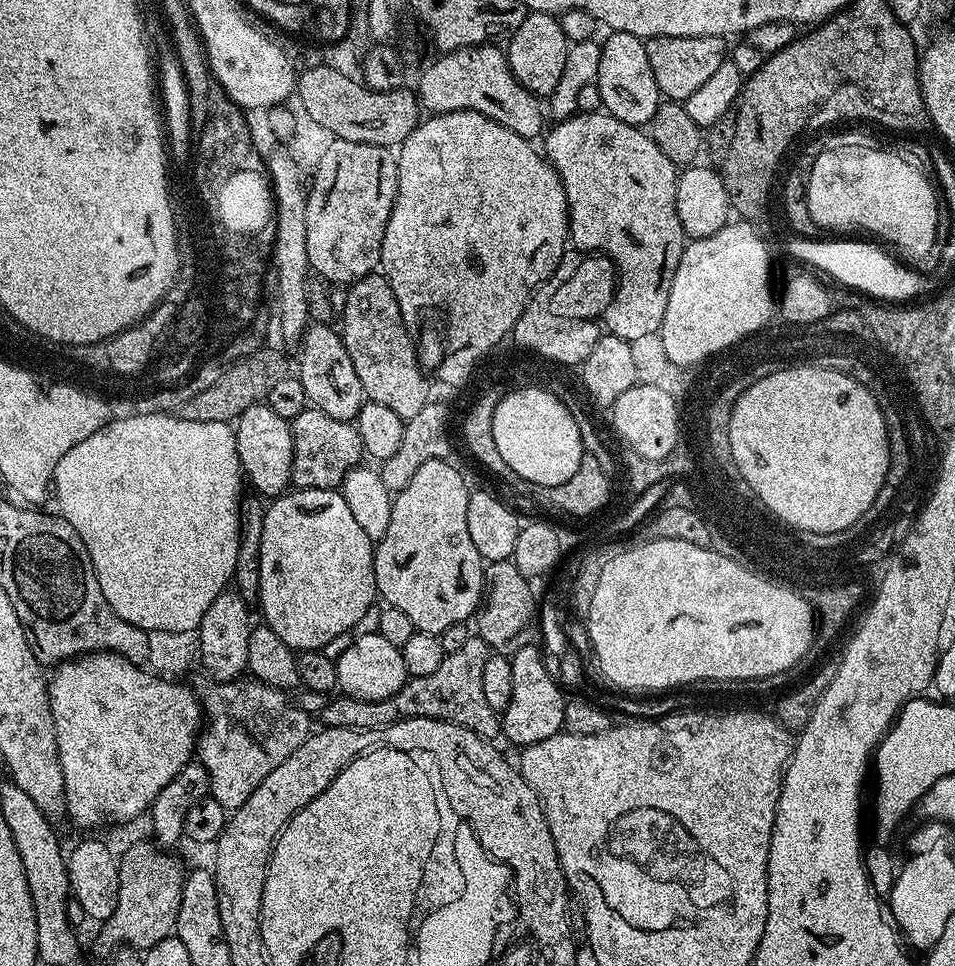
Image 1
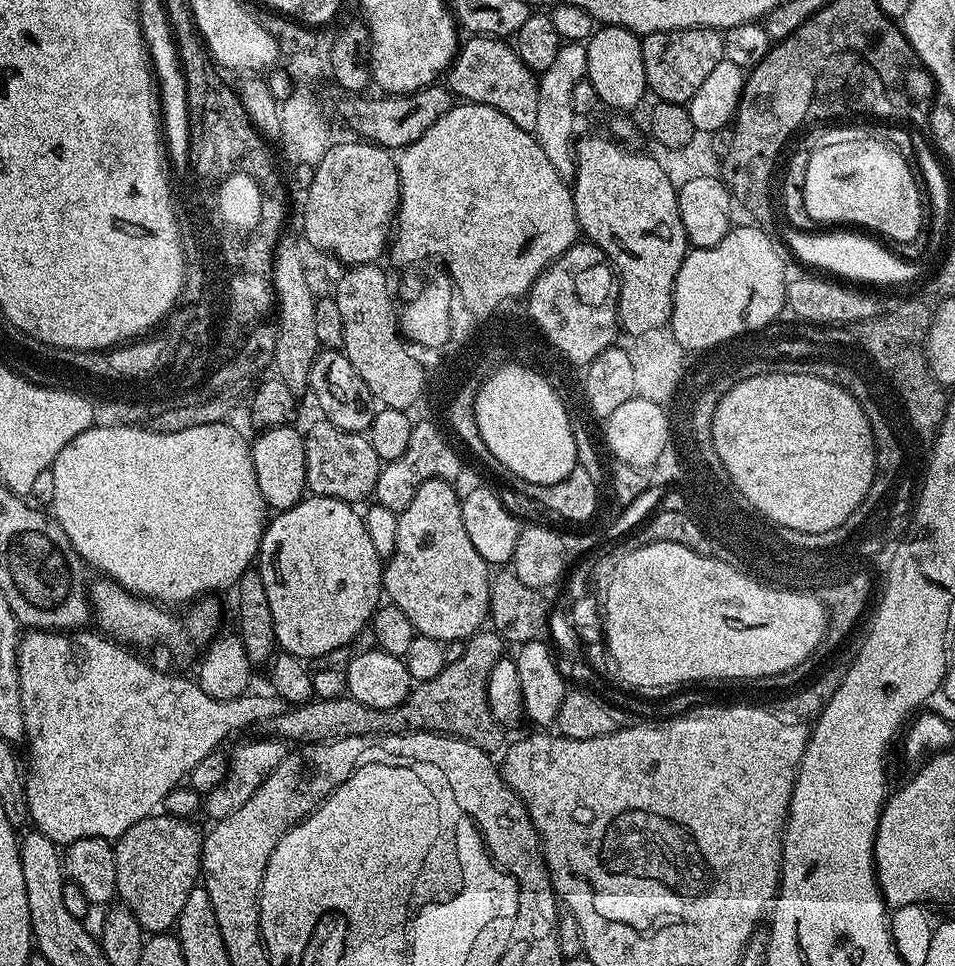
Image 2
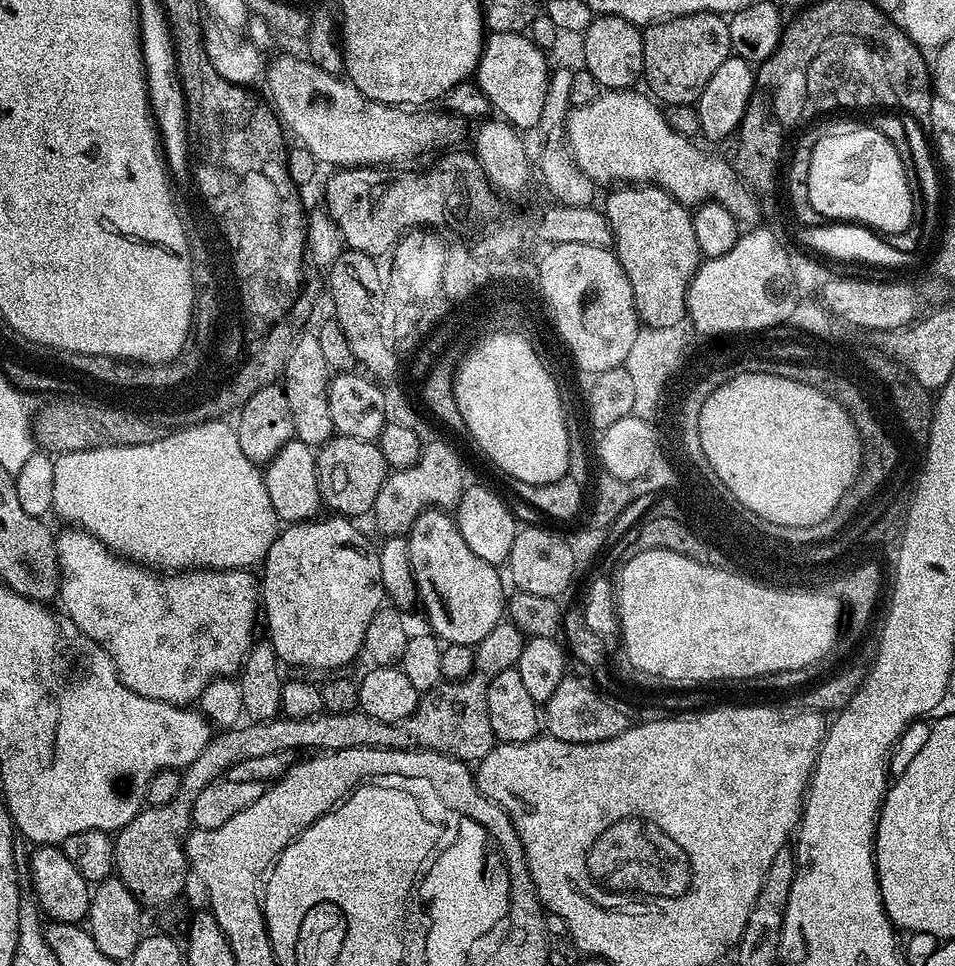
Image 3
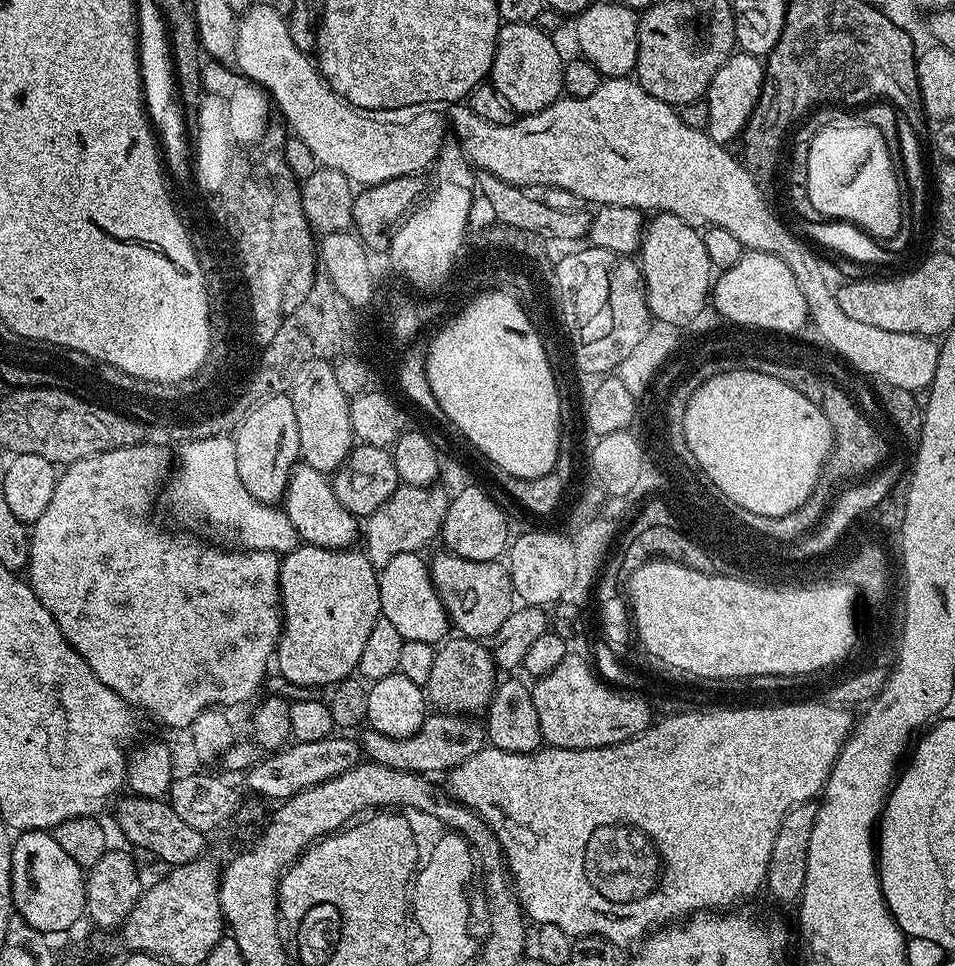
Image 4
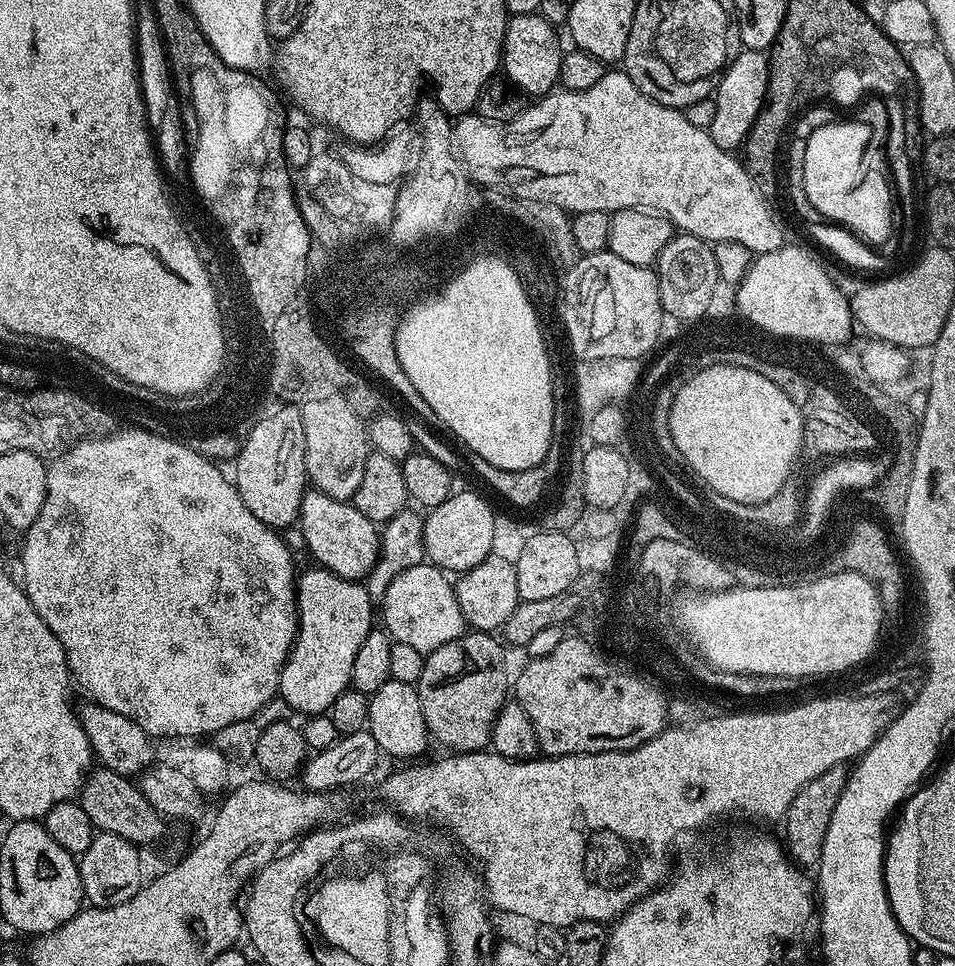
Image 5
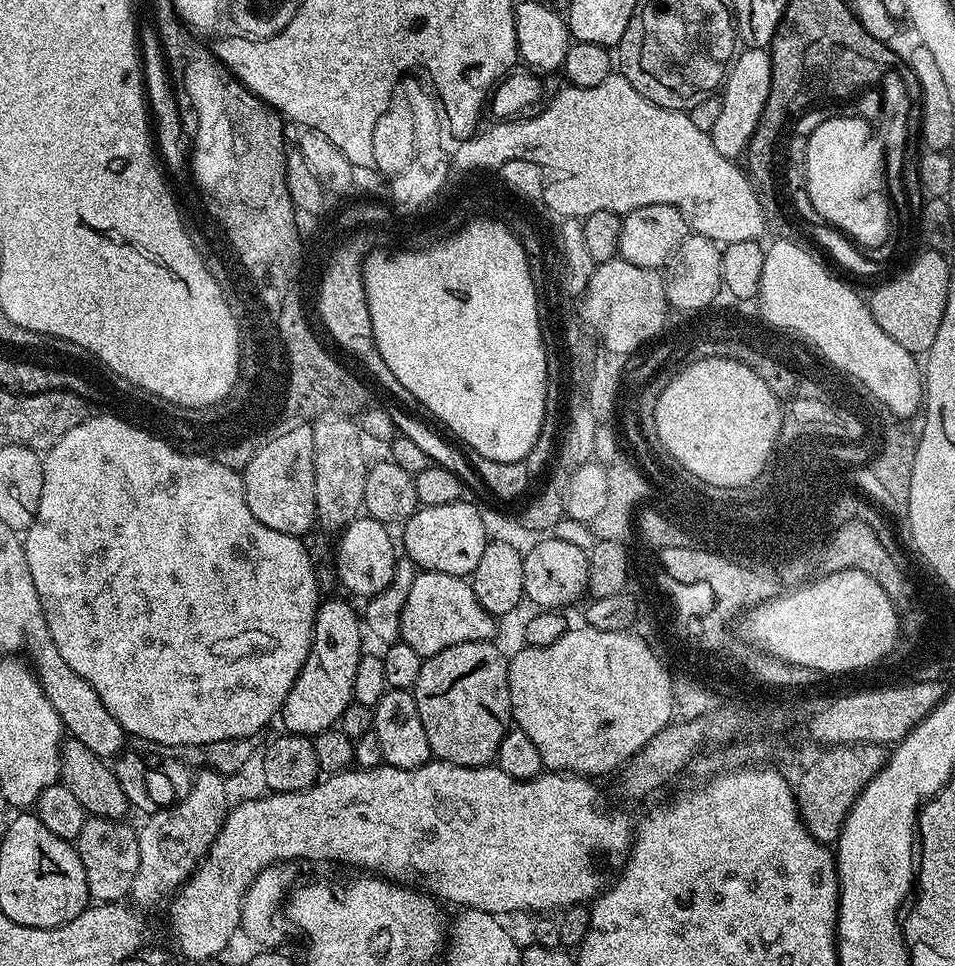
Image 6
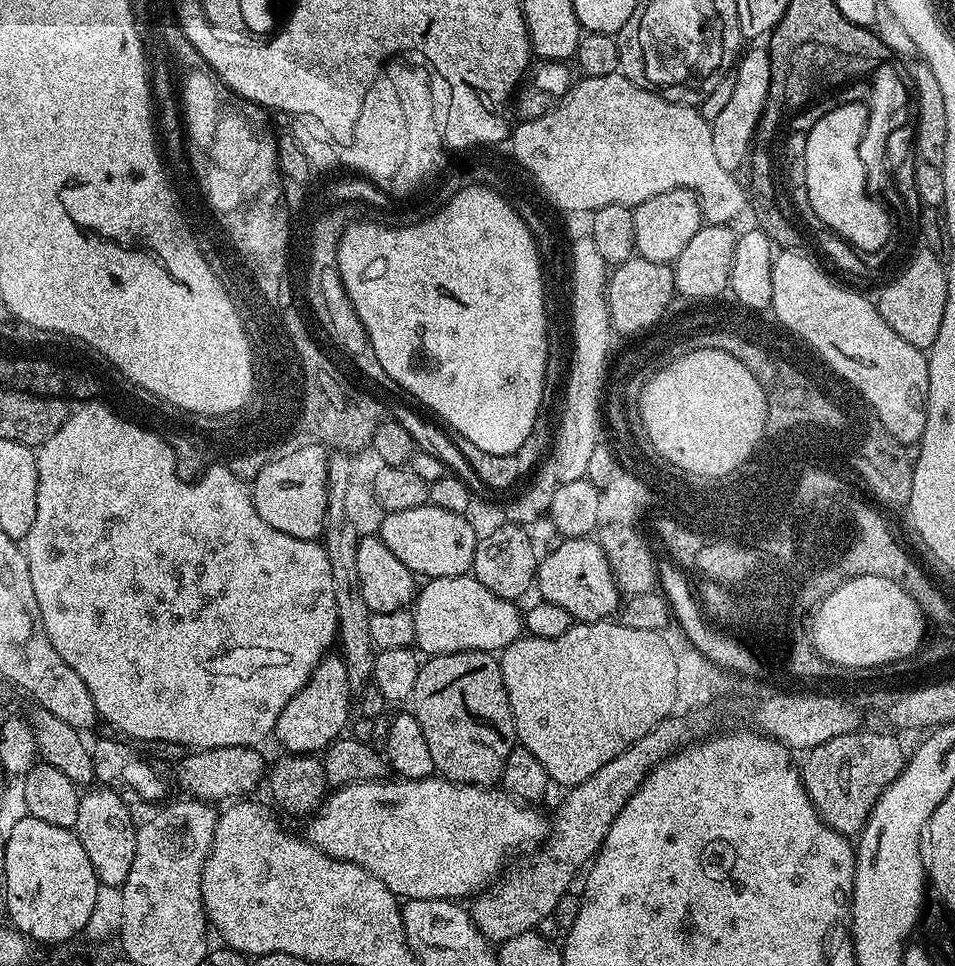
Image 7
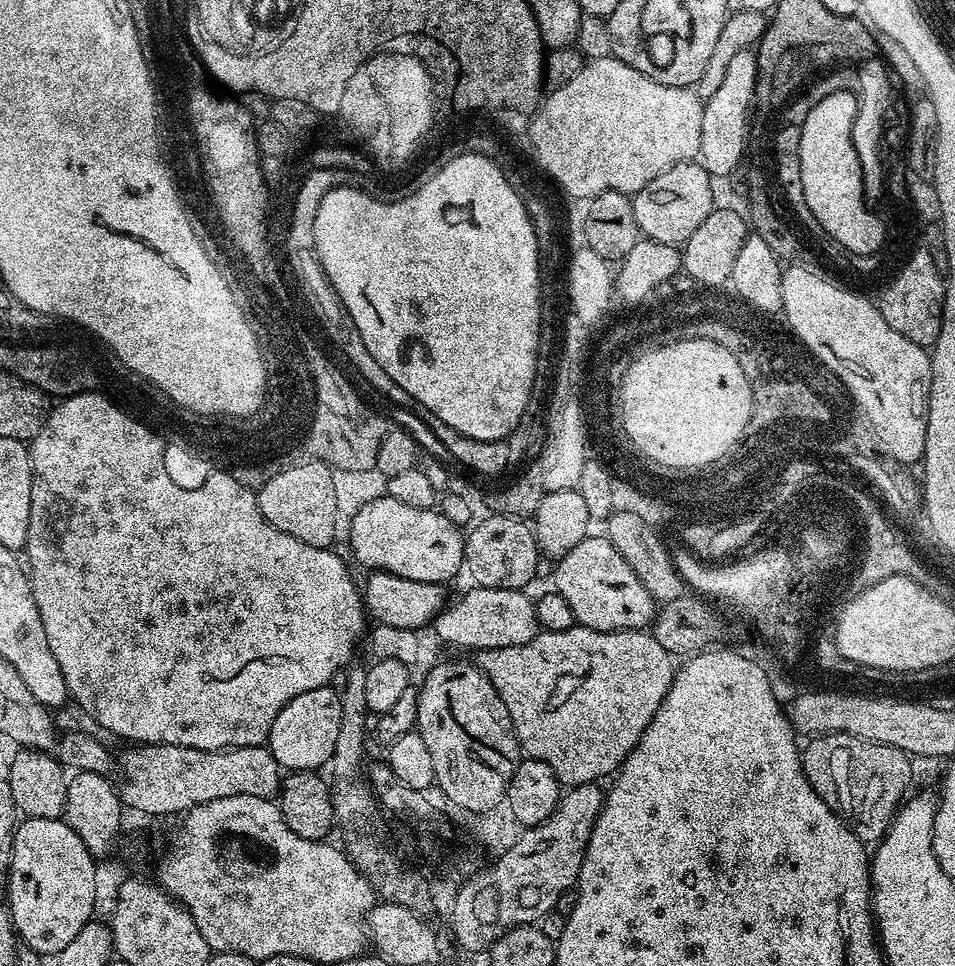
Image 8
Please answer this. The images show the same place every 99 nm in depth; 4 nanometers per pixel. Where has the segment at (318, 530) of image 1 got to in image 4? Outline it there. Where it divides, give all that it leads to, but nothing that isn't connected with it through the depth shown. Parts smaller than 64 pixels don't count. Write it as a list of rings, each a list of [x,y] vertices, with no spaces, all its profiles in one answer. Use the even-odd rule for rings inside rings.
[[[301,543],[290,552],[283,553],[280,561],[280,607],[282,609],[282,627],[280,630],[280,640],[276,644],[274,653],[275,667],[280,667],[280,672],[292,684],[297,684],[300,688],[324,688],[335,686],[341,680],[347,680],[360,667],[362,649],[366,646],[366,637],[370,630],[374,630],[374,622],[381,619],[380,614],[380,577],[377,569],[372,567],[368,557],[360,550],[347,550],[344,548],[323,548],[313,544]]]

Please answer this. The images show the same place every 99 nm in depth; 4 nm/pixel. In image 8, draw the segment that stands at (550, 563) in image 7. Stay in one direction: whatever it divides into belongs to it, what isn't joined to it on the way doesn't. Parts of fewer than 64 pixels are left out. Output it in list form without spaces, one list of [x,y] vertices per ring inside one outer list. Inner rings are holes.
[[[589,534],[584,537],[574,550],[570,550],[566,555],[559,557],[556,564],[556,584],[555,591],[570,602],[570,610],[574,610],[574,618],[577,625],[585,628],[593,628],[599,632],[631,632],[633,630],[644,630],[651,625],[657,611],[657,601],[653,600],[650,590],[642,586],[638,574],[630,570],[626,558],[618,554],[618,550],[608,541],[607,535]]]

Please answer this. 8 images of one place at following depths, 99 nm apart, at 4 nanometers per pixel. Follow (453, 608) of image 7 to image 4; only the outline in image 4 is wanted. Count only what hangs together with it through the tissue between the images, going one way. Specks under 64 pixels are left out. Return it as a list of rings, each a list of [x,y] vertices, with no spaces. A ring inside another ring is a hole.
[[[418,552],[398,554],[386,567],[379,569],[380,614],[390,621],[405,640],[436,646],[449,635],[448,612],[436,593],[432,574],[425,557]]]

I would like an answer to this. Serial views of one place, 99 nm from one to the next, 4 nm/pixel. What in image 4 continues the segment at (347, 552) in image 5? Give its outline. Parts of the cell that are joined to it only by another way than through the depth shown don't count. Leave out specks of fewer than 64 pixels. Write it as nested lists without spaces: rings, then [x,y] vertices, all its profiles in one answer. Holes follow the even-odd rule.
[[[303,462],[297,463],[288,483],[288,489],[284,491],[282,510],[290,518],[297,537],[305,544],[313,544],[314,546],[322,546],[323,548],[344,548],[348,550],[355,545],[352,544],[355,540],[357,543],[357,517],[352,516],[350,510],[346,510],[346,506],[342,506],[342,502],[338,502],[338,498],[334,498],[331,479],[325,473],[314,470],[314,466]]]

